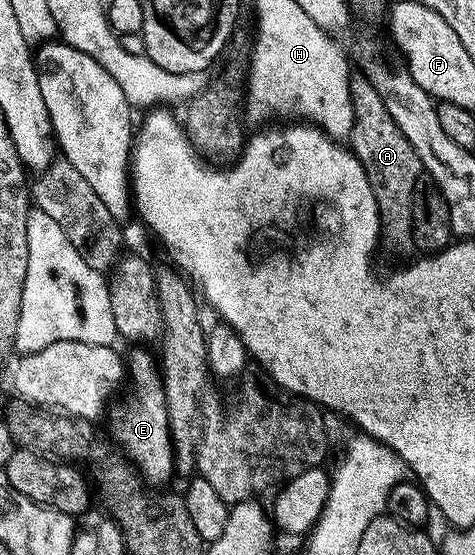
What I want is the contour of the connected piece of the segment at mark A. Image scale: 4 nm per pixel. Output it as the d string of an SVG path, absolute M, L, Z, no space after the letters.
M355 76L351 80L351 103L355 112L353 132L349 139L349 149L361 160L365 172L371 181L373 192L377 196L379 205L379 217L382 222L382 235L392 242L397 249L403 250L412 245L411 224L413 220L413 192L420 174L424 173L423 161L419 159L419 153L415 146L407 139L405 132L401 130L389 114L389 108L385 106L385 100L379 95L379 90L373 88L373 84L365 77Z

